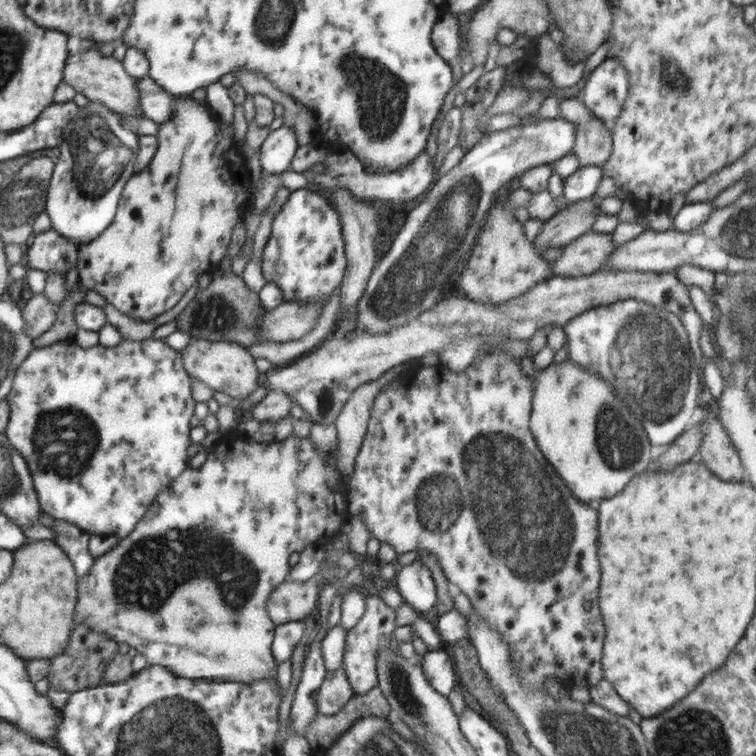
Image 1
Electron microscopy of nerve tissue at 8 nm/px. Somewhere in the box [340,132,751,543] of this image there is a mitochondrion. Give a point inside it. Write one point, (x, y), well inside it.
(660, 379)

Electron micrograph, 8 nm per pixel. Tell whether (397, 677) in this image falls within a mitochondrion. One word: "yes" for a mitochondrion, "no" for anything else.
yes

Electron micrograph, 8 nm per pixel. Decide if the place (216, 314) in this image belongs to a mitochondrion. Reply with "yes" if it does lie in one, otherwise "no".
yes

